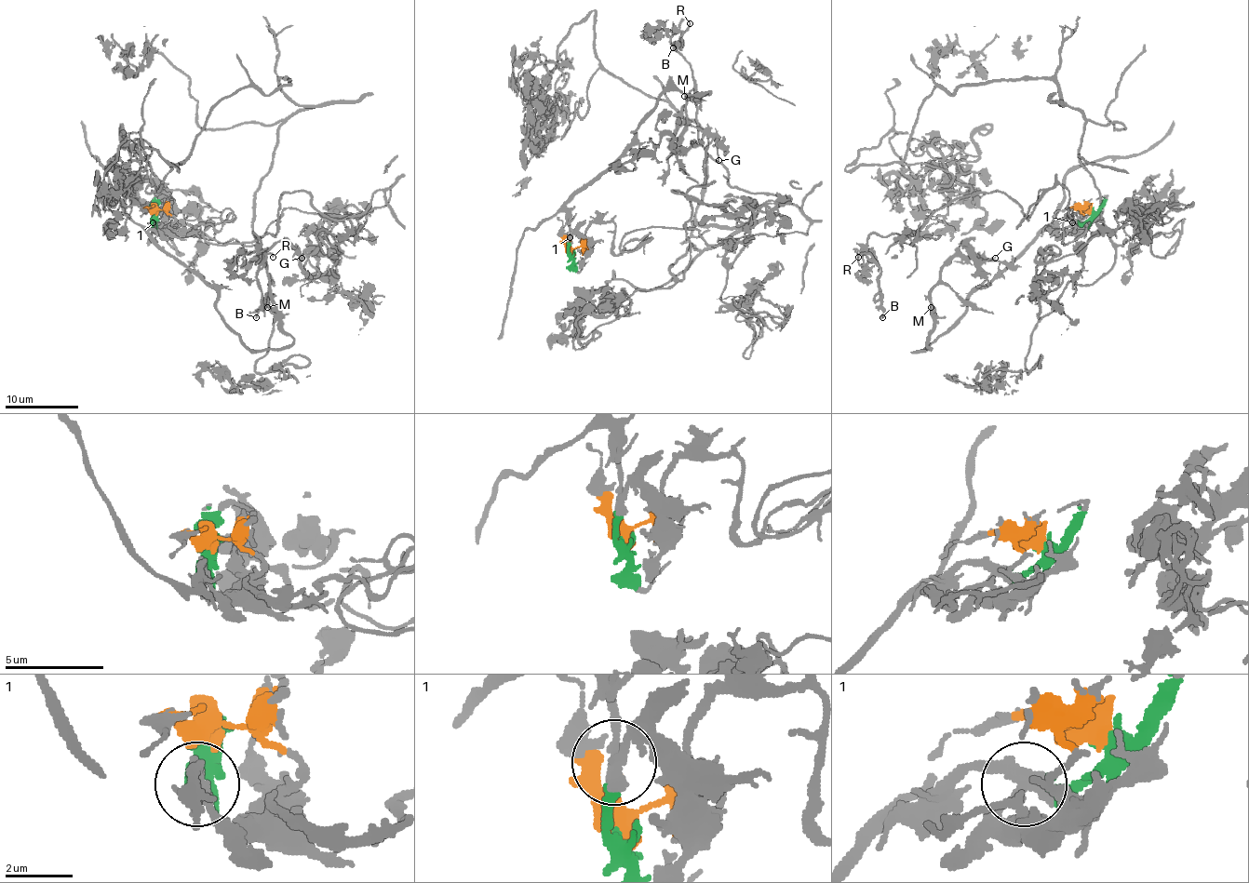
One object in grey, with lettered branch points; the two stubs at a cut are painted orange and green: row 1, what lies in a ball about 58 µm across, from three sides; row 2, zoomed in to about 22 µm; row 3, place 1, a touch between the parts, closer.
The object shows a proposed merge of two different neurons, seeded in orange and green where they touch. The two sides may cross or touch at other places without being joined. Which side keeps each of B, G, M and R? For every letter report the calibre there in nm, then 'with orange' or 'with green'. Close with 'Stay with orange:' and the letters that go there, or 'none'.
B: calibre 220 nm; with orange
G: calibre 130 nm; with green
M: calibre 120 nm; with green
R: calibre 190 nm; with orange
Stay with orange: B, R

